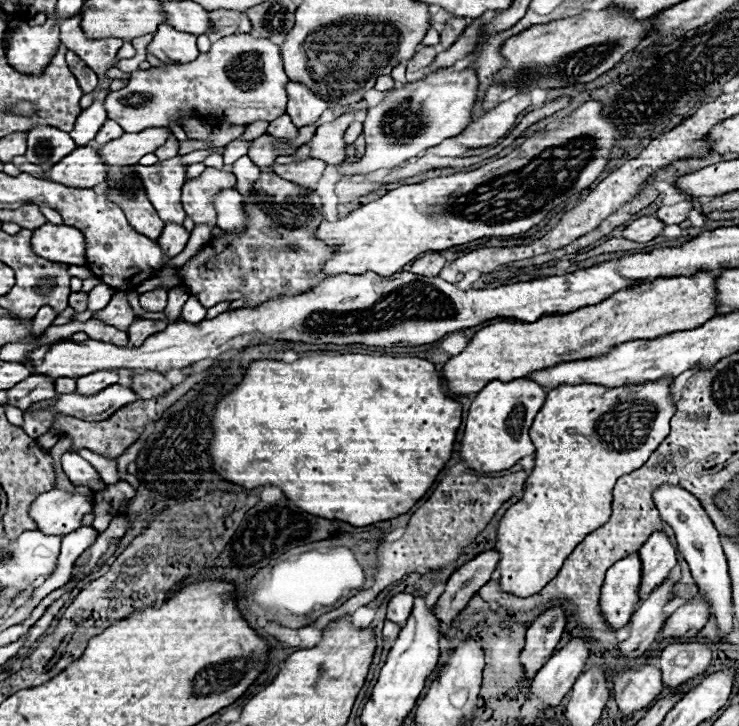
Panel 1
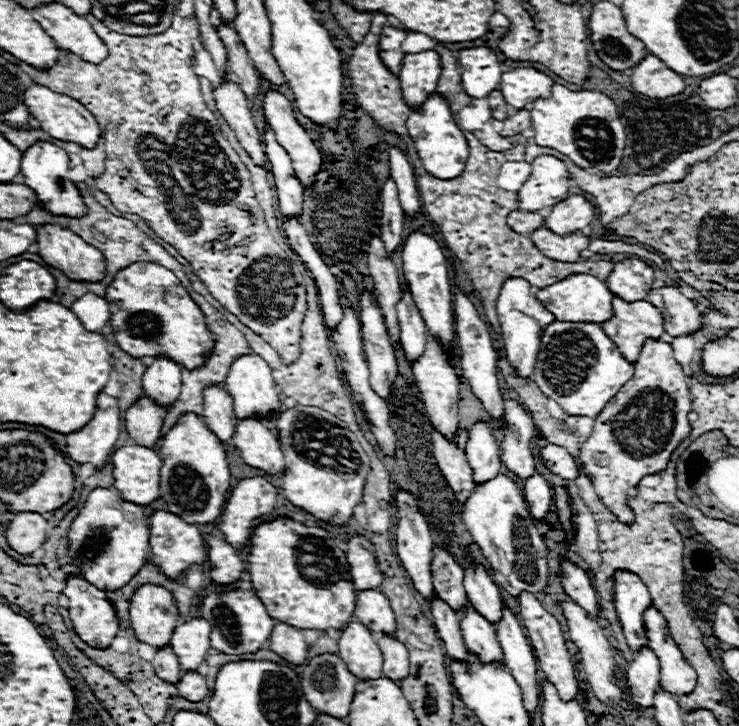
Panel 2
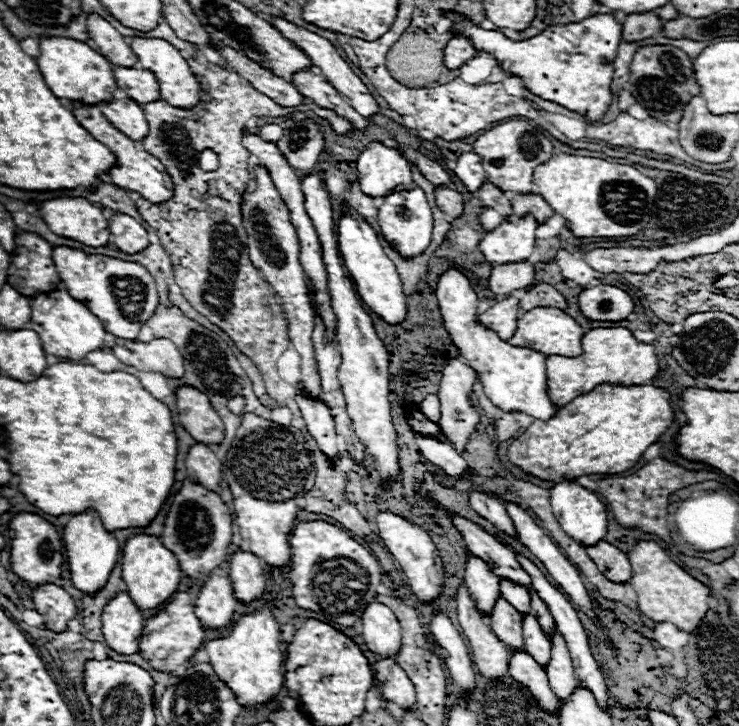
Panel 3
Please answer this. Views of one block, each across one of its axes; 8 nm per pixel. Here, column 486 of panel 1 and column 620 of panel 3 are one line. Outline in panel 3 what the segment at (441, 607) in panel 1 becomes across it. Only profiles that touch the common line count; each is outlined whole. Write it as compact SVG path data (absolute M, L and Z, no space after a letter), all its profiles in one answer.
M600 540L594 546L586 546L586 552L596 562L596 566L604 572L604 576L608 580L612 580L612 582L630 580L632 570L630 570L628 556L622 550L618 550L616 546L612 546L610 542Z

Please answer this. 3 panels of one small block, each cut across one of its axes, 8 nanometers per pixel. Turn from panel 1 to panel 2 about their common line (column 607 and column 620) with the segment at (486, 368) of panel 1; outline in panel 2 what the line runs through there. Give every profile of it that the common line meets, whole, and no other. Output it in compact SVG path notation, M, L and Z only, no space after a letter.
M614 296L612 308L614 316L602 324L602 330L606 336L610 336L622 356L634 364L648 338L662 338L664 318L660 310L646 300L624 302L622 298Z

